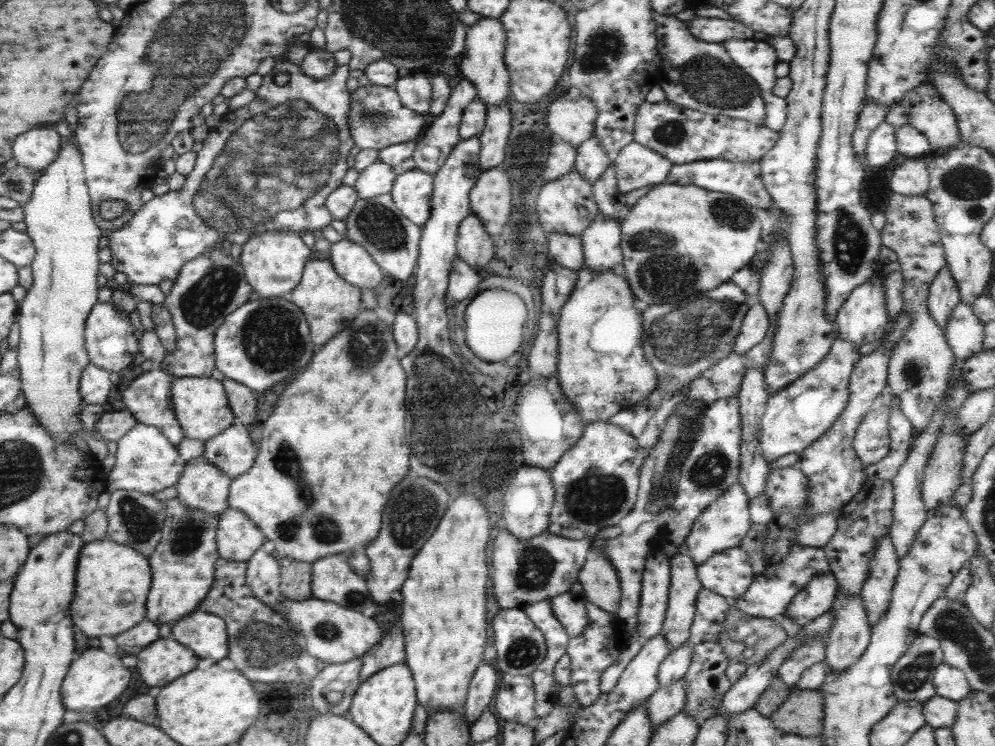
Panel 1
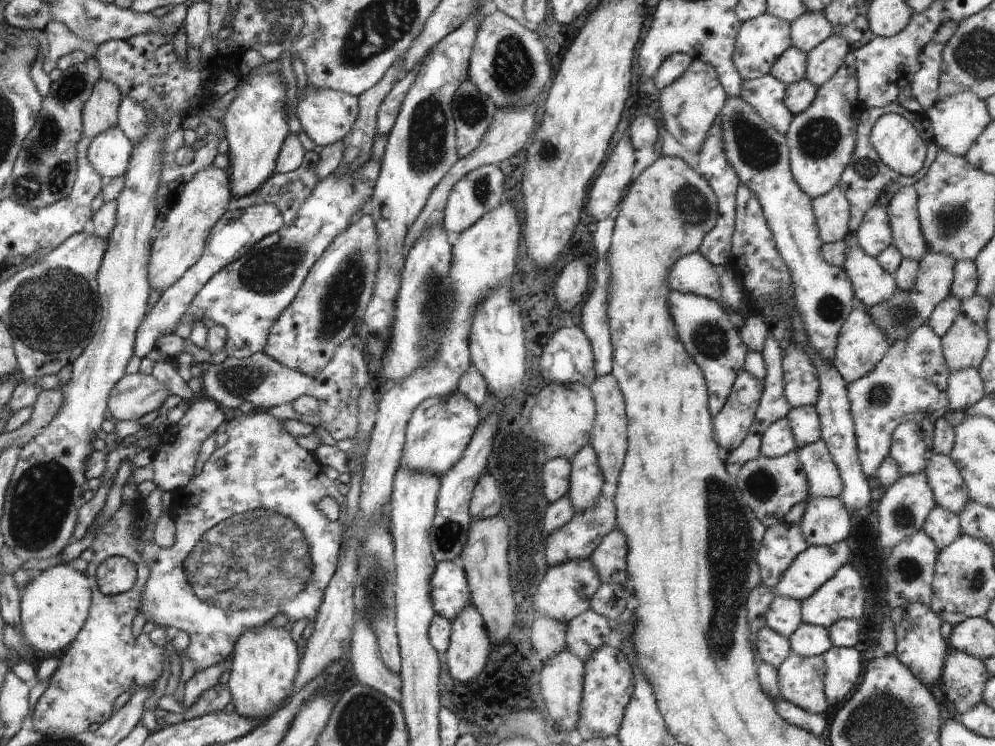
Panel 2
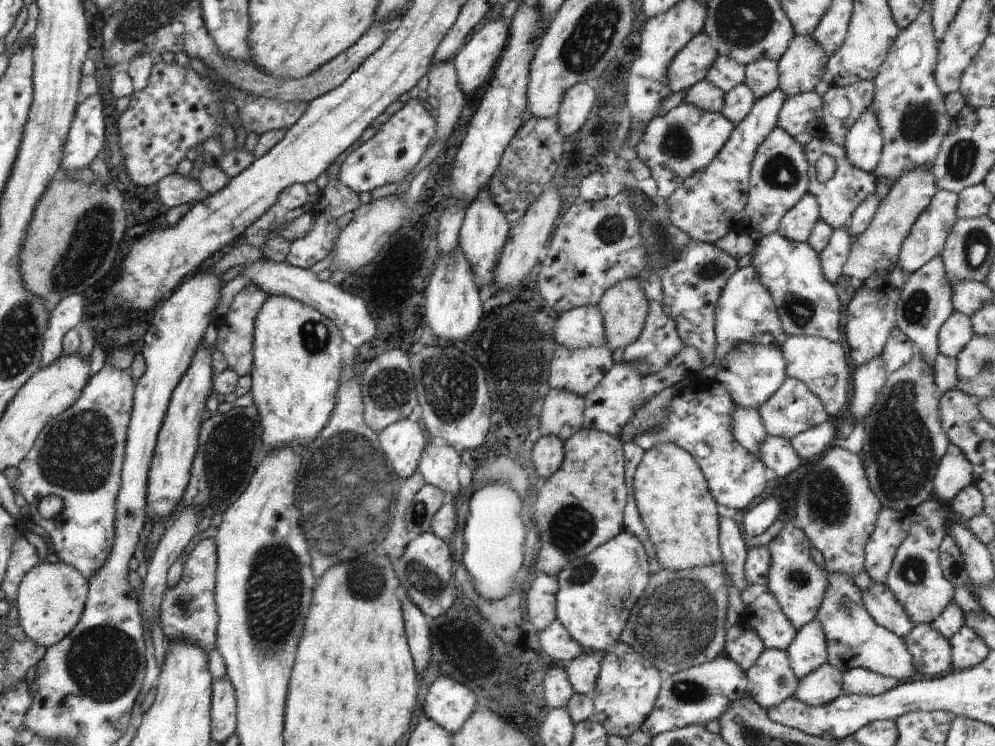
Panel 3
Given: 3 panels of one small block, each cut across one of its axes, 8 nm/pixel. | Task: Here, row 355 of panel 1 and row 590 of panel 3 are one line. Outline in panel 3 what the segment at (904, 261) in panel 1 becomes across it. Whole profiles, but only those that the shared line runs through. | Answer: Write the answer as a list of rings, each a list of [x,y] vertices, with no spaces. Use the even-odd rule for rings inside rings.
[[[934,497],[909,509],[907,536],[897,546],[886,576],[884,585],[914,625],[933,622],[953,600],[954,587],[943,578],[939,570],[938,546],[949,524],[945,519],[946,511],[945,505]]]

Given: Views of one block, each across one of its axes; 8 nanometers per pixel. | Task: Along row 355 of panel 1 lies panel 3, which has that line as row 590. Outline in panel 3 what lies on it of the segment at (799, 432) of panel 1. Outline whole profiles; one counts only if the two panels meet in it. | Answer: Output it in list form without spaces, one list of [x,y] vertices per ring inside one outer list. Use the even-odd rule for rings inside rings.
[[[826,574],[827,588],[814,619],[821,624],[827,649],[827,664],[839,672],[863,668],[887,678],[911,678],[915,674],[913,658],[901,638],[875,624],[861,602],[860,590],[845,574]]]

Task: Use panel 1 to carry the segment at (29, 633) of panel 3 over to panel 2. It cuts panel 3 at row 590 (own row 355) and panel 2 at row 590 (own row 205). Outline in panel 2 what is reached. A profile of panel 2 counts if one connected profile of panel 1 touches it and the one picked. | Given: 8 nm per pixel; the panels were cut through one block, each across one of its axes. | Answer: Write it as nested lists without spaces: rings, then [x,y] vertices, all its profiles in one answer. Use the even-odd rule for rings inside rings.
[[[67,563],[40,571],[19,593],[21,633],[34,650],[43,654],[55,654],[63,650],[75,638],[87,618],[90,605],[89,580],[84,573]]]

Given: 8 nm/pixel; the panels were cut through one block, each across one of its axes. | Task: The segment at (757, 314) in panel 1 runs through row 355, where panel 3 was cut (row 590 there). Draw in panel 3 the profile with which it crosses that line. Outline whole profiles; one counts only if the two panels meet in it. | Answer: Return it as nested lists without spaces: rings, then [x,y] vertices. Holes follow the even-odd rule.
[[[724,516],[717,518],[717,540],[724,561],[724,574],[729,584],[739,591],[747,588],[743,576],[743,564],[746,558],[745,543],[737,528],[736,522]]]

